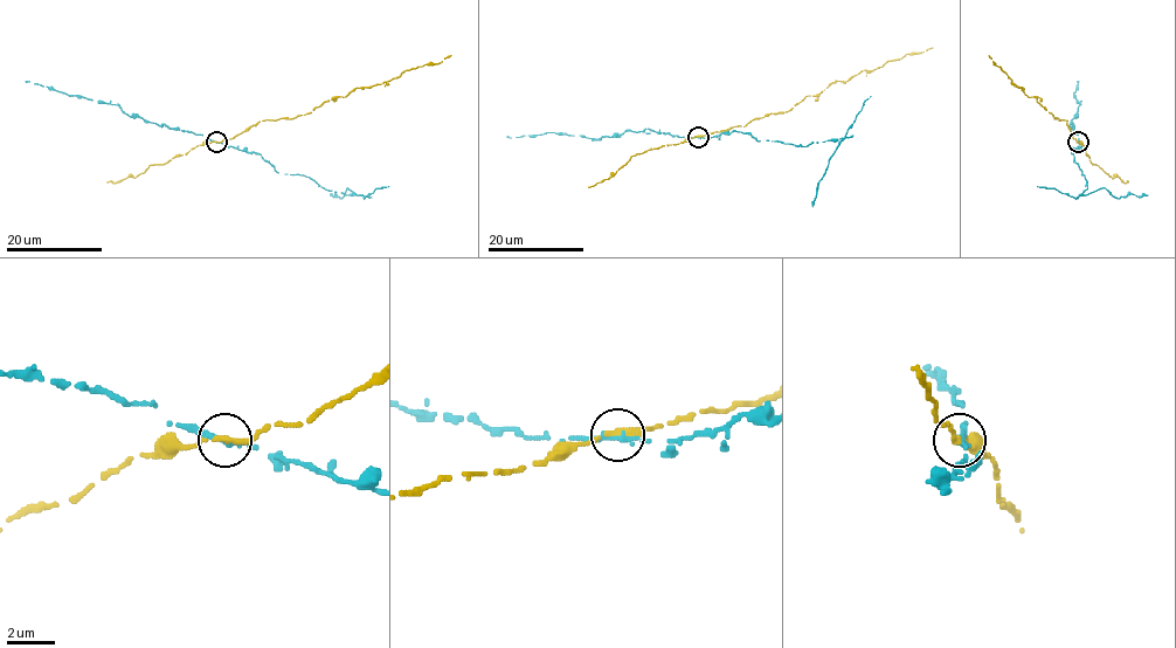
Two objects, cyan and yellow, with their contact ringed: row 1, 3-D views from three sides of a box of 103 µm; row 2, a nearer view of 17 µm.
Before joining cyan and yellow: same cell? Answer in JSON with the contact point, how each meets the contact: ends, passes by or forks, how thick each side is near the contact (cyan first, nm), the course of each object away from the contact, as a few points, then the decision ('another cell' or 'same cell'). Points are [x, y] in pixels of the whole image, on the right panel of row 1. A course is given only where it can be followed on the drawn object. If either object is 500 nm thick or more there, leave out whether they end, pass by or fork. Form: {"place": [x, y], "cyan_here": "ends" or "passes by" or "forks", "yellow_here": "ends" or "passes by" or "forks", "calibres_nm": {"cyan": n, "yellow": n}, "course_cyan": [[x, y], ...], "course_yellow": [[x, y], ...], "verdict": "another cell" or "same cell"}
{"place": [1078, 142], "cyan_here": "passes by", "yellow_here": "passes by", "calibres_nm": {"cyan": 240, "yellow": 280}, "course_cyan": [[1078, 142], [1080, 145], [1071, 152], [1086, 178], [1087, 187], [1079, 195], [1101, 188], [1118, 199], [1148, 195]], "course_yellow": [[1077, 142], [1067, 121], [1055, 118], [1037, 98], [1029, 97], [1022, 88], [1011, 84], [989, 55]], "verdict": "another cell"}

